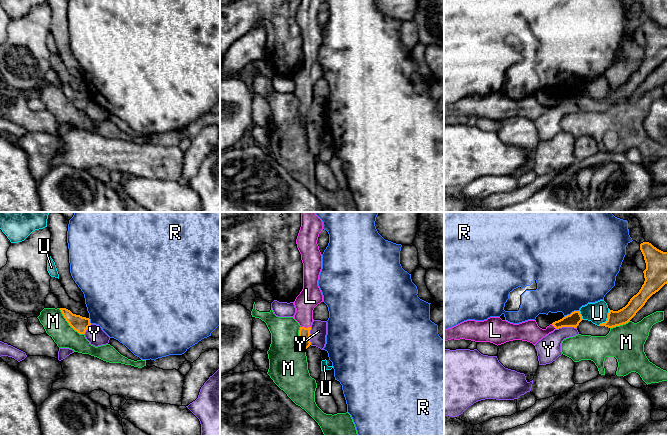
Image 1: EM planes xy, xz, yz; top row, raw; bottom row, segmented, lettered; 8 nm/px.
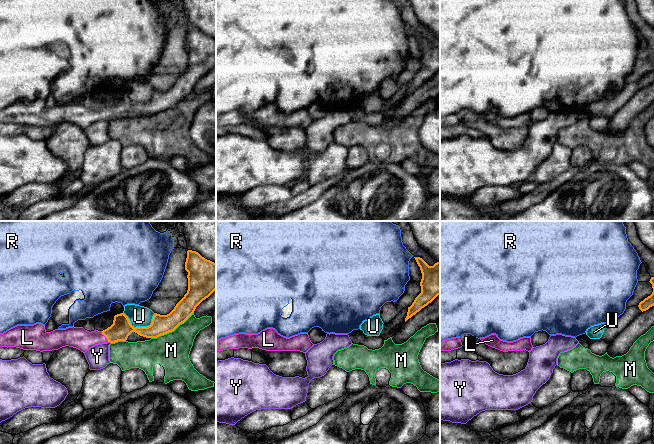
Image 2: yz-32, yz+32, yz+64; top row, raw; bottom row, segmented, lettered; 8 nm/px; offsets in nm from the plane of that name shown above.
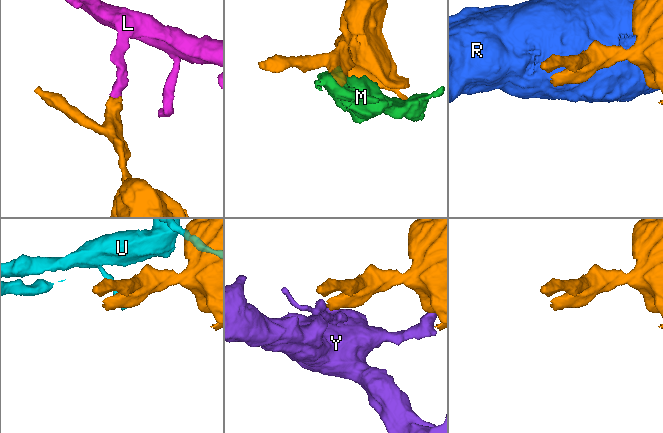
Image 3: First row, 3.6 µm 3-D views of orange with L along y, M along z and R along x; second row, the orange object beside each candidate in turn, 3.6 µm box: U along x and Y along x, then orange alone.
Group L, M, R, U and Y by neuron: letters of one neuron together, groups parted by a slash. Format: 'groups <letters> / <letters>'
groups L / M / R / U / Y

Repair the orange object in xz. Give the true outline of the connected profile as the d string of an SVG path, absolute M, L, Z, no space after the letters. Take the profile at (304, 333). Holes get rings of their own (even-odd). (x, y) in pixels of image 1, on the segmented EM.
M301 212L301 227L296 244L303 263L303 289L294 301L296 308L294 319L301 326L299 339L303 349L311 345L313 310L323 302L323 295L318 286L322 255L317 244L323 226L322 220L314 212Z

